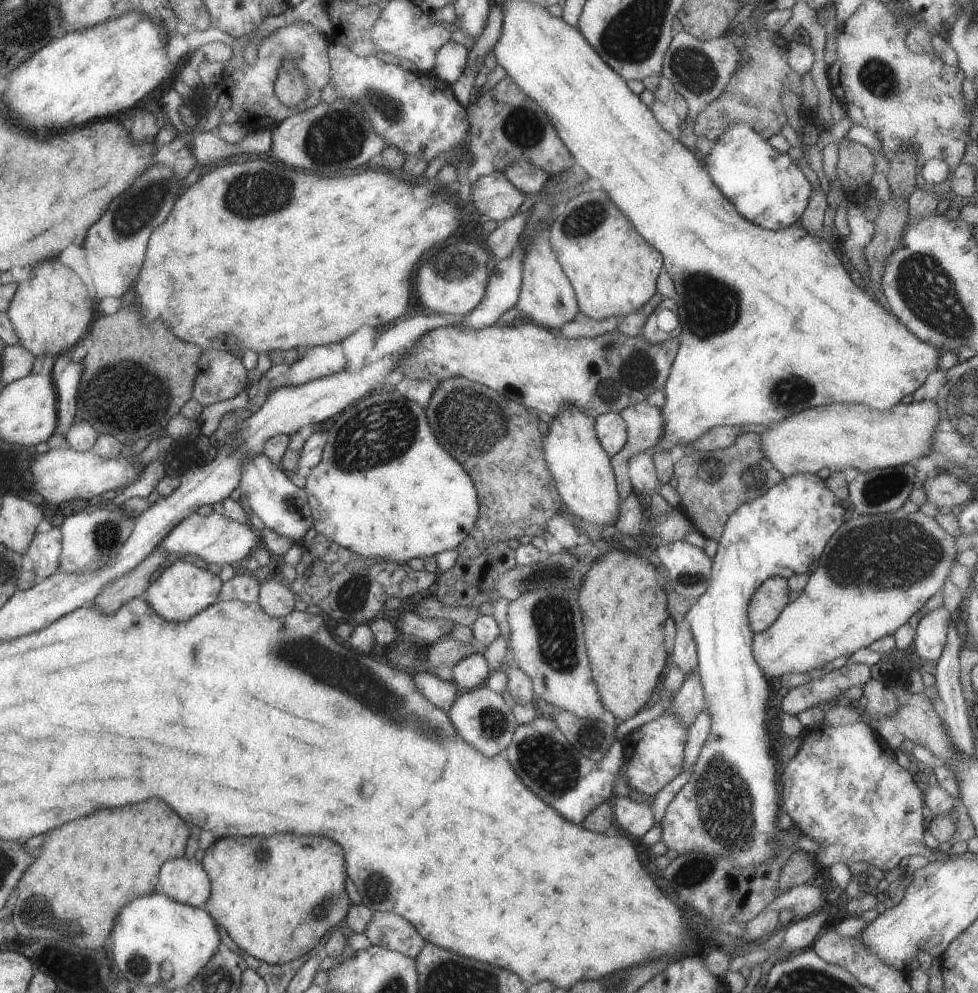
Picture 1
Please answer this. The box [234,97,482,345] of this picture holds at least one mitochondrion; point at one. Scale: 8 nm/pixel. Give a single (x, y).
(337, 136)

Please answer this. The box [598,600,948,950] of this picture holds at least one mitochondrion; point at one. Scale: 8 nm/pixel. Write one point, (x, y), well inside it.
(724, 803)

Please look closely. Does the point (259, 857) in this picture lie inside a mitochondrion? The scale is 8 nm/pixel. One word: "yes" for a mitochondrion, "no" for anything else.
yes

